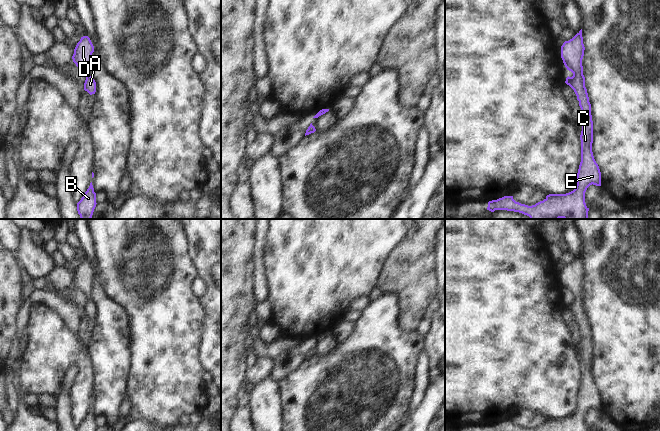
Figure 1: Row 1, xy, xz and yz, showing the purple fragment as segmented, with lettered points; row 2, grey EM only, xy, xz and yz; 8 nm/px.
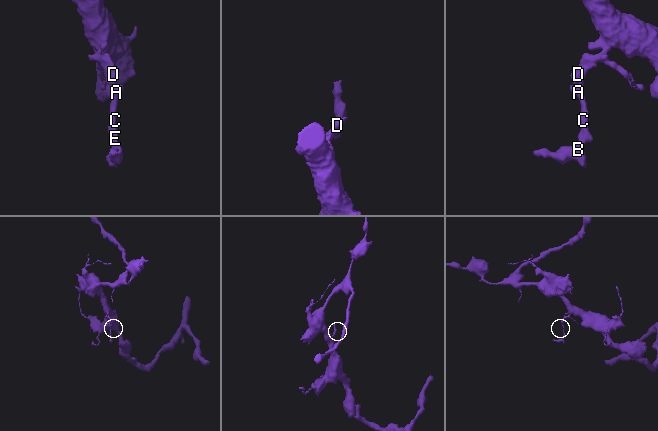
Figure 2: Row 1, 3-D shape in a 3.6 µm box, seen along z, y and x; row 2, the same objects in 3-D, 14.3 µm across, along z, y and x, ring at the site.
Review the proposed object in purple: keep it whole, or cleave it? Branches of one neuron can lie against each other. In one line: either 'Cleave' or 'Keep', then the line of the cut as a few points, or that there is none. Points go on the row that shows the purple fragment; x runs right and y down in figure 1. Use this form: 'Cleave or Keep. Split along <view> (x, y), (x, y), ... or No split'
Keep. No split.

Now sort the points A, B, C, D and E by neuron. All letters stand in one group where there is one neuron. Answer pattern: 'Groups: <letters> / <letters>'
Groups: A B C D E.

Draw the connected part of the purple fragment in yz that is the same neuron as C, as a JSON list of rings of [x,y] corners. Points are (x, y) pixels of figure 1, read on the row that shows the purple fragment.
[[[582,29],[561,46],[563,63],[567,70],[573,73],[572,77],[566,78],[565,83],[574,90],[581,108],[581,162],[577,173],[576,188],[566,194],[549,194],[543,201],[532,206],[516,202],[513,196],[504,196],[489,201],[487,210],[519,212],[529,216],[530,219],[588,219],[589,208],[585,203],[585,192],[592,184],[601,186],[601,172],[592,152],[593,121],[583,75],[584,50]]]

